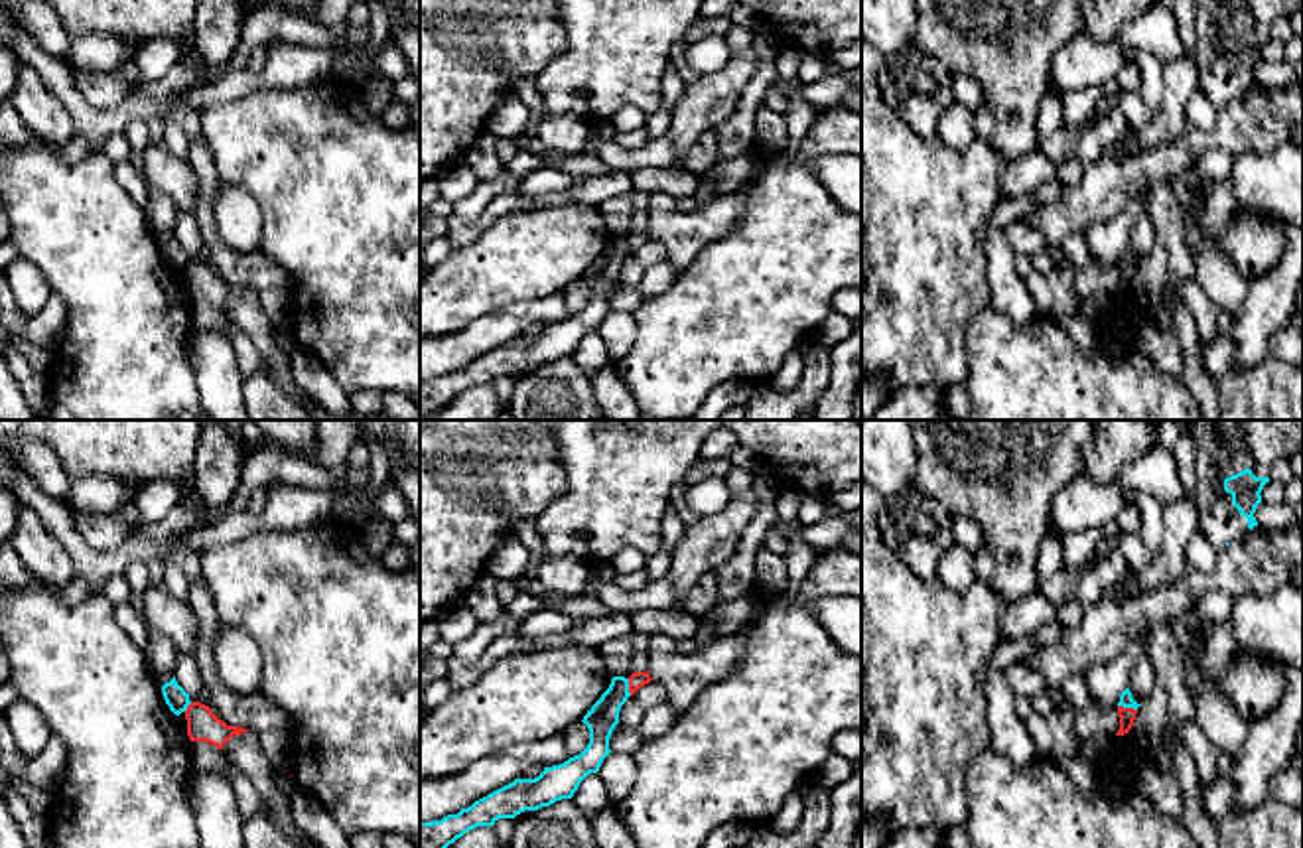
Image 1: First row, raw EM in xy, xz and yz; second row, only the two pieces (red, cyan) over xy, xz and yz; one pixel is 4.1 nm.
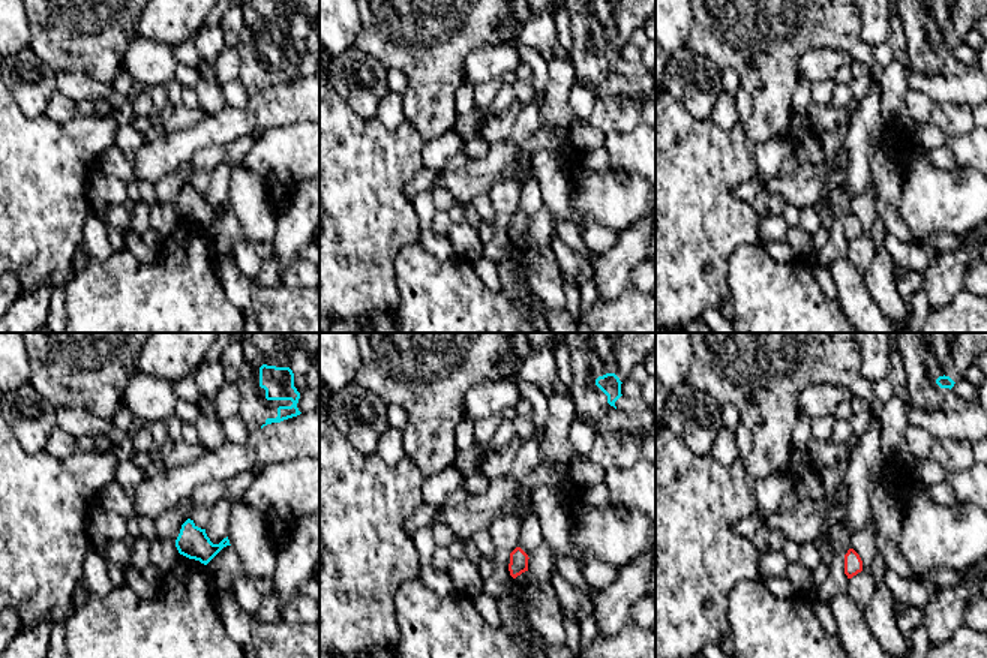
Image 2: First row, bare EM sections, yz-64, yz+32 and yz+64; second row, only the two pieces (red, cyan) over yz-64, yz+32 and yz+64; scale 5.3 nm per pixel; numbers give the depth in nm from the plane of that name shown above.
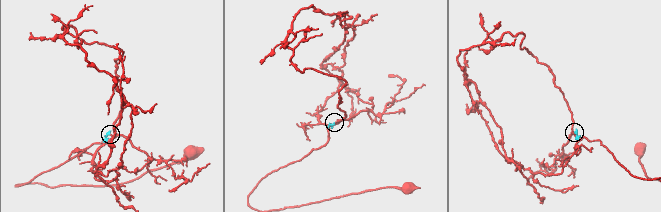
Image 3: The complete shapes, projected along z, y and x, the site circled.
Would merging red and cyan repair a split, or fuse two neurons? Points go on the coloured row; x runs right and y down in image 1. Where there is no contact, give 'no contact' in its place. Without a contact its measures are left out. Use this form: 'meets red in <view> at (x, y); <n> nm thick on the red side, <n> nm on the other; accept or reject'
meets red in yz at (1128, 708); 60 nm thick on the red side, 60 nm on the other; reject

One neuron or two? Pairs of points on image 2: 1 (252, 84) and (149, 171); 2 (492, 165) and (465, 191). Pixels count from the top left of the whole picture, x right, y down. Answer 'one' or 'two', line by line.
1: two
2: one

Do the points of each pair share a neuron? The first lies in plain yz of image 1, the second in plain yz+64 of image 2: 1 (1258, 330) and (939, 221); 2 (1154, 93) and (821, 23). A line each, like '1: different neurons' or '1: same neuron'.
1: different neurons
2: same neuron

